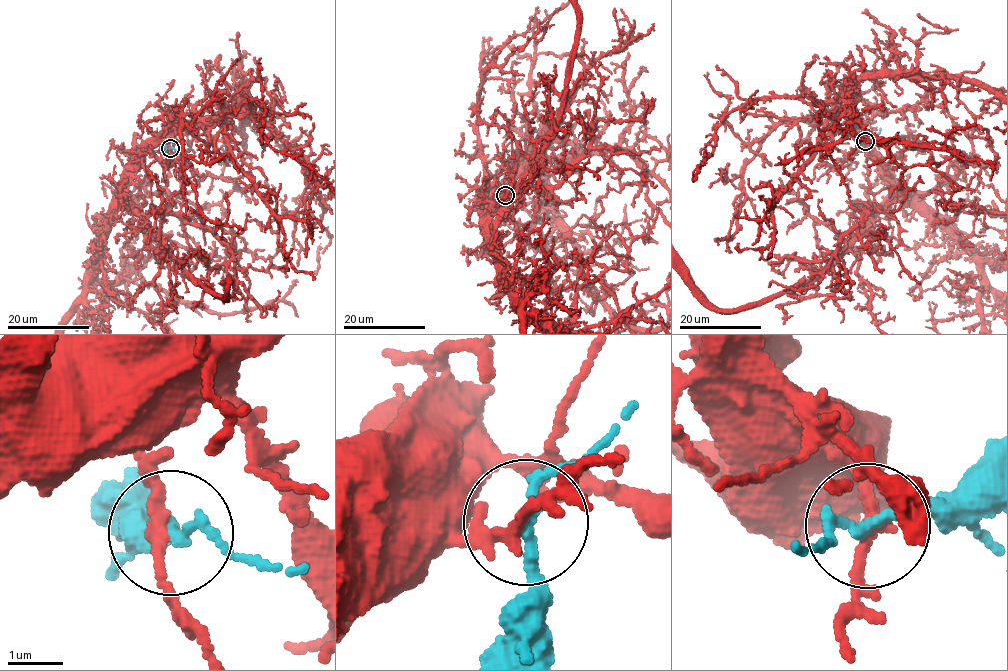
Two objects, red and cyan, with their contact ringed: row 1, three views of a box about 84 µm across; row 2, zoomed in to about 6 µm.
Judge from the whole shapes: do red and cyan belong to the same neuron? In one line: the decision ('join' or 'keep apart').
keep apart

